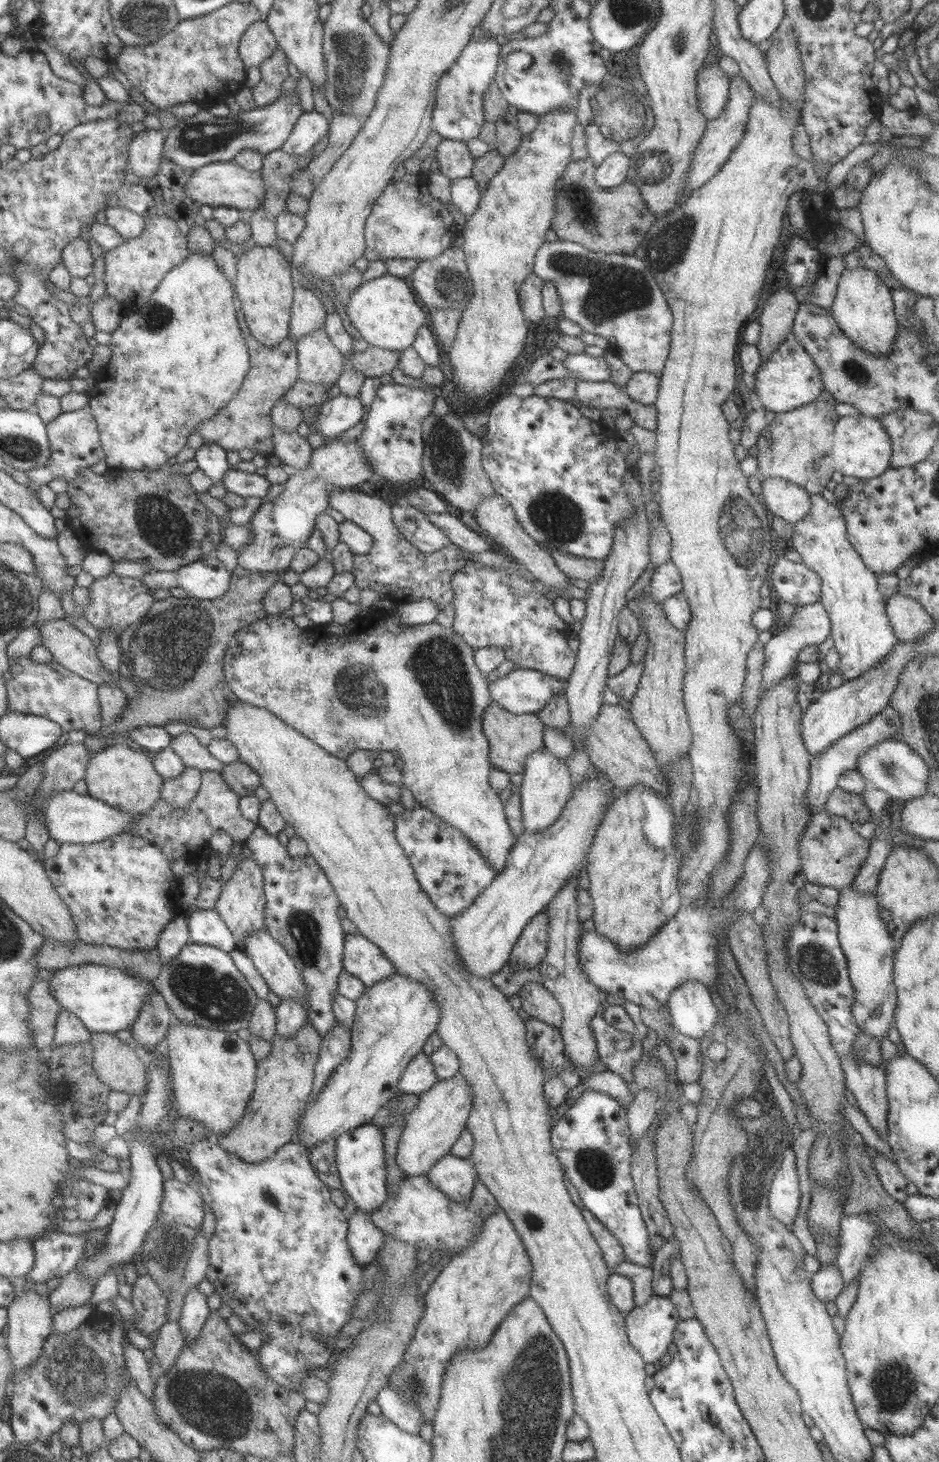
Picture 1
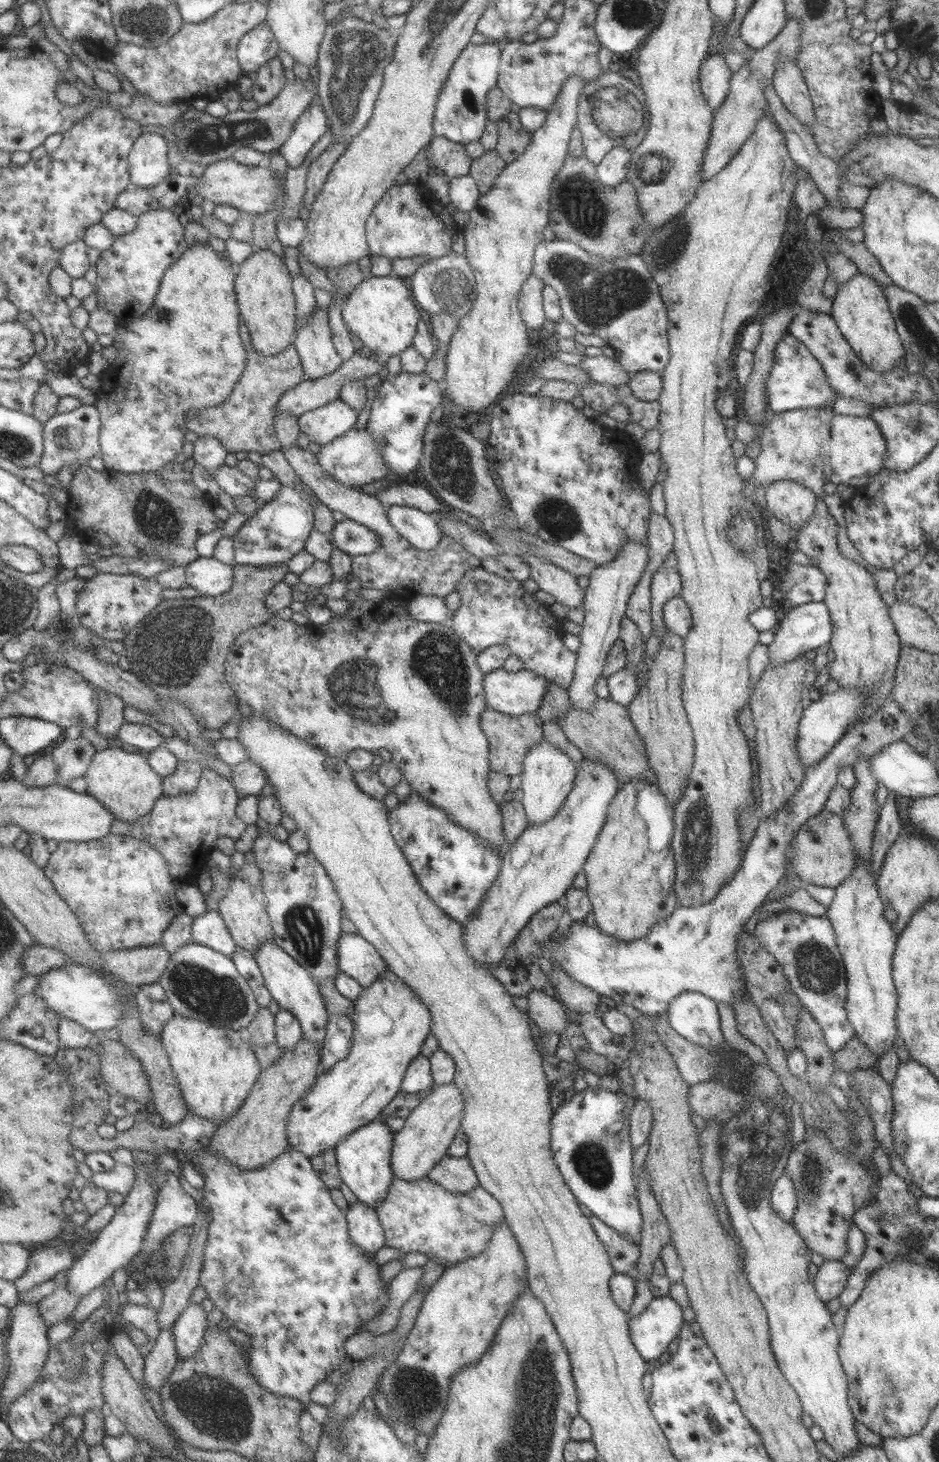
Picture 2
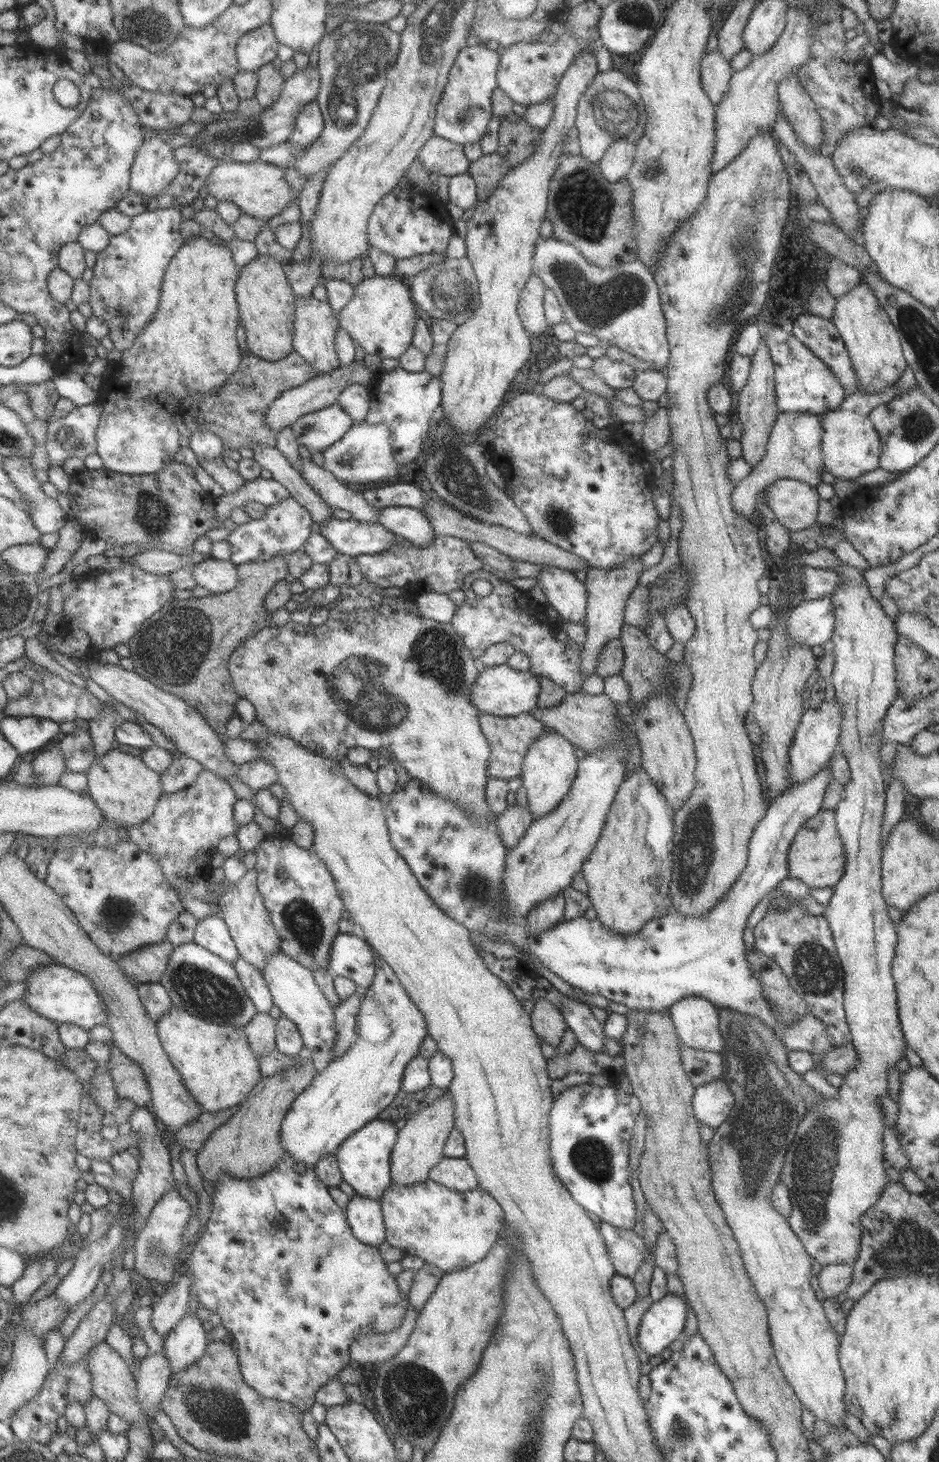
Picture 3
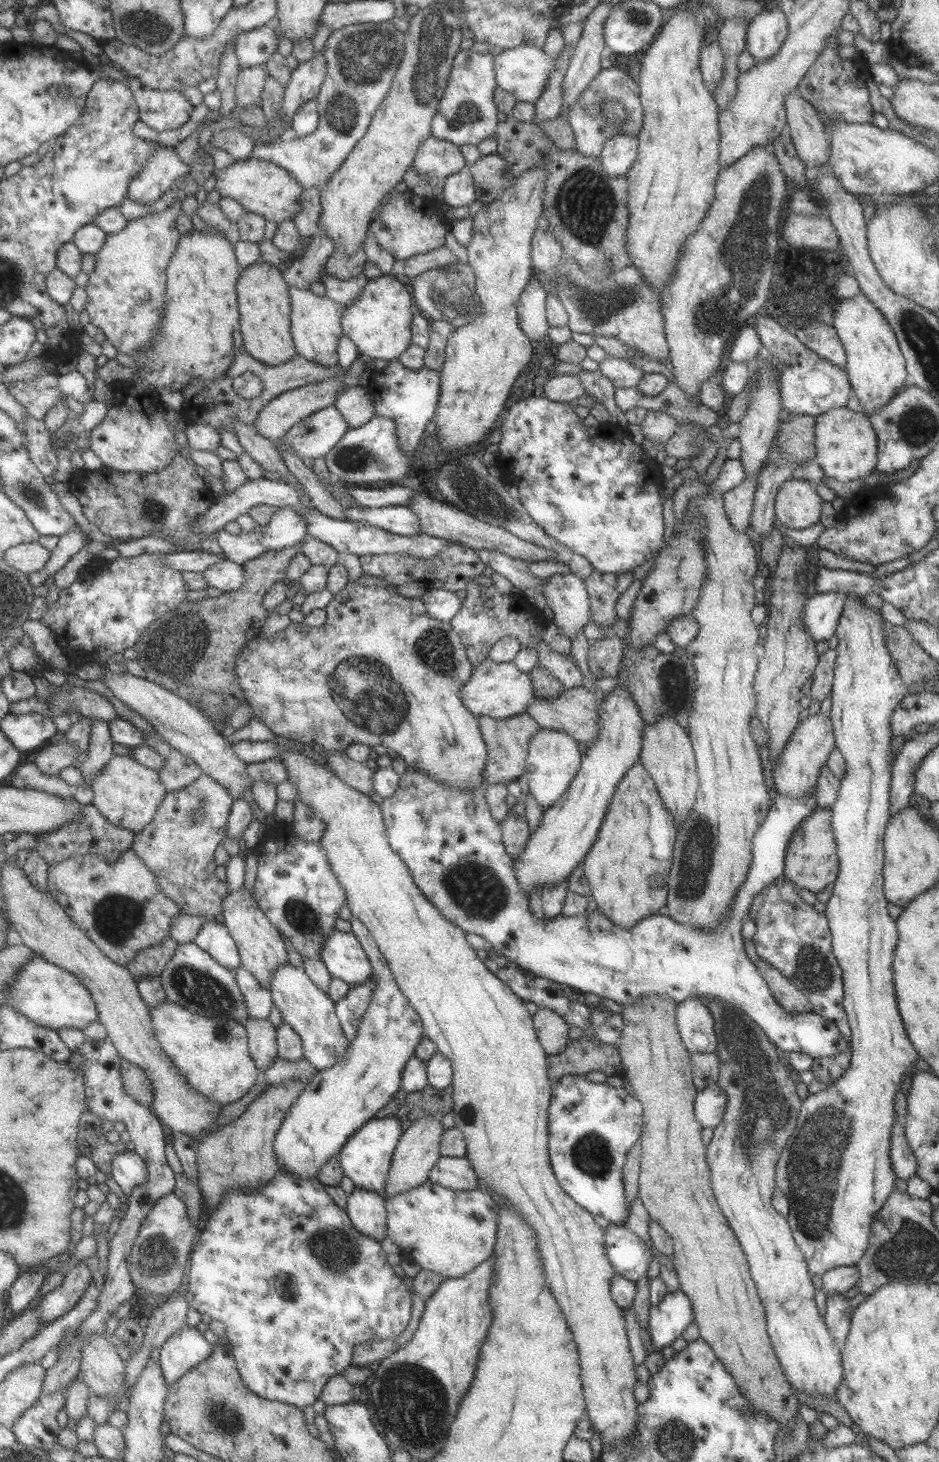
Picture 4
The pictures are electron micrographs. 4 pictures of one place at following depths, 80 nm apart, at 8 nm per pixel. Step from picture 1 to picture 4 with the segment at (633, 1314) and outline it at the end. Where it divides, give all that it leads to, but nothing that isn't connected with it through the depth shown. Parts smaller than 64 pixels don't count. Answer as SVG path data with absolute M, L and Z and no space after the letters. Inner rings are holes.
M679 1288L668 1291L656 1305L651 1305L647 1320L647 1335L652 1338L656 1350L669 1346L694 1320L689 1297Z

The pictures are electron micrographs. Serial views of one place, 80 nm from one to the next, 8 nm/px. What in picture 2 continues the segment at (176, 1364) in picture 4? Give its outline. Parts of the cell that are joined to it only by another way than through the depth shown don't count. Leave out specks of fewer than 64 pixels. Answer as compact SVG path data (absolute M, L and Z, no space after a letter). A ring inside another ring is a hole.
M189 1303L170 1327L176 1358L183 1360L194 1356L201 1346L204 1330L209 1323L201 1305Z

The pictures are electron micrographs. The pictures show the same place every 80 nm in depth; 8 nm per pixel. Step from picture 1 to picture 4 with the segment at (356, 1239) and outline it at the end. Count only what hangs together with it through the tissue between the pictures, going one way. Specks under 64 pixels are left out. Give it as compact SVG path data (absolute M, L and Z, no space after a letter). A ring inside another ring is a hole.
M355 1186L348 1193L343 1209L361 1236L379 1242L386 1238L384 1199L379 1193Z

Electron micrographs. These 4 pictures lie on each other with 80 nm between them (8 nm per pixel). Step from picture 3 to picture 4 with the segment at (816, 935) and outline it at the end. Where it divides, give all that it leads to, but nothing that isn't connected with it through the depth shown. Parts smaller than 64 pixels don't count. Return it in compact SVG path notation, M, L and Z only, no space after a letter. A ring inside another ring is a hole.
M783 875L773 879L772 883L761 888L749 903L747 918L751 918L756 926L752 937L756 954L805 994L811 1011L831 1021L848 1042L850 1028L842 1007L842 970L831 950L828 920L824 913L805 903L793 889L792 882Z

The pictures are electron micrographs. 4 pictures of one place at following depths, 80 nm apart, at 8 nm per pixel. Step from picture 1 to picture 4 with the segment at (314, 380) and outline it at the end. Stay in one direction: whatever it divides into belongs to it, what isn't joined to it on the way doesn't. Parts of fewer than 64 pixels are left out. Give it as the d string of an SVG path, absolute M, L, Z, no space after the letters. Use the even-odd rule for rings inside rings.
M291 285L288 286L288 295L289 295L289 300L290 300L290 335L292 336L292 341L293 341L293 344L294 344L294 349L296 350L296 354L299 355L299 356L302 356L303 358L306 358L307 360L311 360L311 362L314 362L314 363L317 363L317 364L322 364L323 367L328 367L329 365L335 365L336 362L338 361L338 356L337 356L337 353L336 353L337 343L338 343L338 340L340 338L342 338L342 326L340 325L340 320L341 320L341 317L342 317L342 312L345 310L346 306L348 306L348 305L350 306L350 303L353 303L356 300L358 300L358 296L354 296L350 300L349 304L347 304L347 303L341 304L341 303L336 303L334 300L331 300L327 295L317 296L317 294L313 294L313 292L309 291L309 289L300 289L300 288L291 286Z

